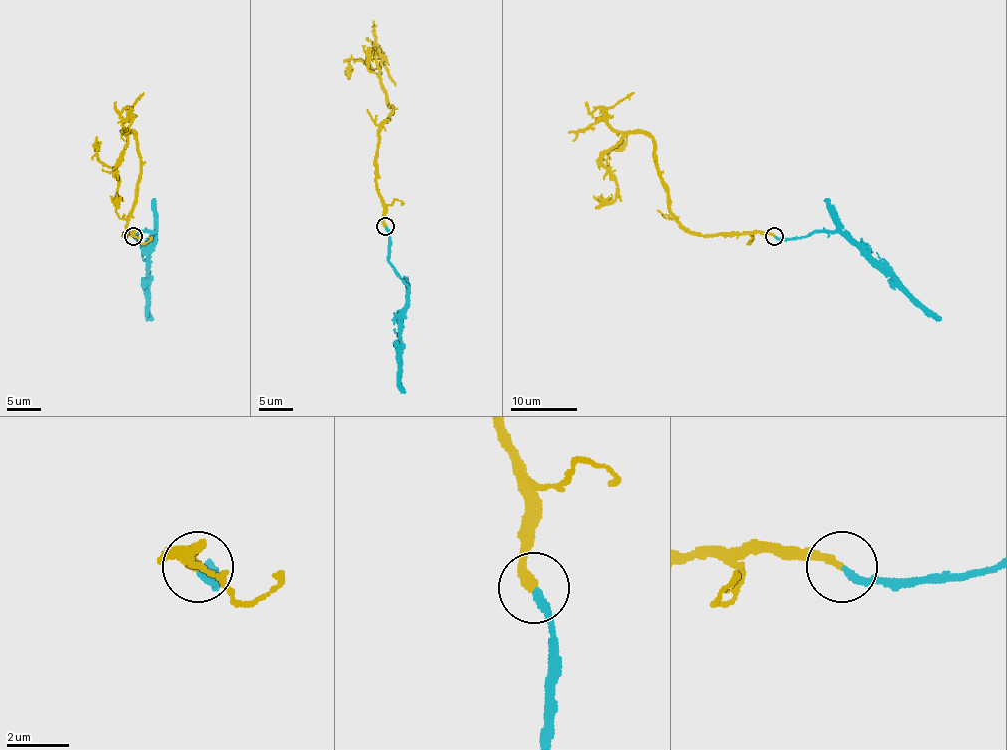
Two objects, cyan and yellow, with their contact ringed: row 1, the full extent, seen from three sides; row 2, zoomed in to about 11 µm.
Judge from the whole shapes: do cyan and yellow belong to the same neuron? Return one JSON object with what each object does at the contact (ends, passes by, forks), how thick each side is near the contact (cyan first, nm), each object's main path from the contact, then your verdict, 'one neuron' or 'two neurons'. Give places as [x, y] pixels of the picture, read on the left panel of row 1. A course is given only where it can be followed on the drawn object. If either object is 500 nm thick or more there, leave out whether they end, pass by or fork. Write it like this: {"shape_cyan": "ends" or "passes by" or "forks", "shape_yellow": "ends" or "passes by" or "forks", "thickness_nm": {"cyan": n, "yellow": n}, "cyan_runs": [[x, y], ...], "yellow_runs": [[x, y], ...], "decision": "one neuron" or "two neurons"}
{"shape_cyan": "ends", "shape_yellow": "ends", "thickness_nm": {"cyan": 220, "yellow": 280}, "cyan_runs": [[133, 235], [138, 239], [139, 232], [156, 232], [148, 260], [148, 315], [153, 320]], "yellow_runs": [[133, 235], [123, 235], [139, 165], [131, 132], [116, 169], [115, 200], [110, 195]], "decision": "one neuron"}

